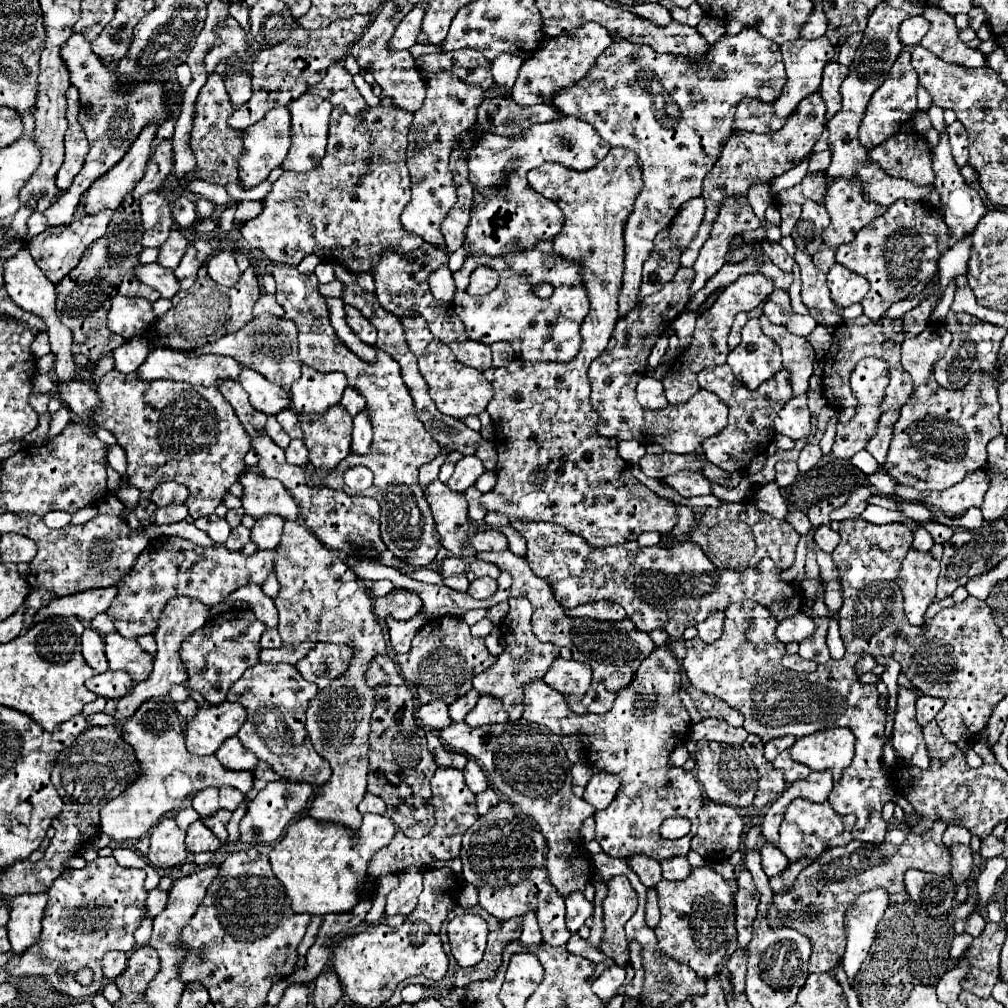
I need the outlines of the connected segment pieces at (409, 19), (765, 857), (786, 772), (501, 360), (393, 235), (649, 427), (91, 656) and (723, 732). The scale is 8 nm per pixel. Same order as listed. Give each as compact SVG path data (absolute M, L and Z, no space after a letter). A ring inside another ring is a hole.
M415 7L411 13L405 15L405 19L397 25L391 41L389 41L389 47L391 49L409 49L417 43L417 33L421 29L421 21L423 21L423 9L421 7Z
M763 843L763 847L759 849L761 853L761 865L767 877L775 877L779 873L785 871L785 867L789 865L789 859L771 843Z
M783 751L783 753L775 759L773 767L783 771L783 779L785 779L789 785L791 785L793 781L807 779L807 777L809 777L809 773L811 773L811 769L807 769L807 765L801 765L801 763L797 763L797 761L793 761L793 759L791 759L789 751Z
M499 341L495 345L491 345L491 353L493 353L493 367L503 367L509 365L515 359L513 347L507 341Z
M397 105L367 107L365 115L349 115L343 107L333 107L329 121L329 143L323 161L309 173L285 171L275 183L273 191L265 197L265 209L259 217L239 227L243 239L261 249L271 261L299 265L307 255L317 255L323 261L341 263L351 271L361 273L373 269L383 249L401 249L403 253L415 251L423 239L409 233L401 225L401 213L411 199L411 177L405 165L407 159L407 133L413 115Z
M679 267L679 271L675 273L675 277L663 285L661 291L645 297L643 301L639 301L637 305L637 313L631 315L631 311L621 317L617 321L617 327L613 331L611 337L611 347L607 347L589 367L589 381L591 381L591 403L593 409L599 413L601 421L599 421L599 433L603 433L603 437L615 437L617 441L629 441L629 439L637 439L643 445L651 445L651 443L659 443L665 447L665 451L669 453L693 453L707 437L713 437L715 433L719 433L725 425L727 425L727 407L709 391L697 391L689 401L685 403L677 403L677 405L667 405L663 409L645 409L637 403L635 399L635 387L639 383L639 379L643 377L643 369L647 369L647 357L651 353L653 347L649 347L649 343L657 337L661 337L661 333L671 327L671 323L675 321L675 317L679 317L679 313L685 311L685 305L689 301L689 287L693 281L695 273L693 269L687 267Z
M85 629L83 637L83 657L85 661L97 671L97 673L103 673L109 669L107 665L107 659L105 659L105 653L103 653L103 637L93 631L93 629Z
M703 719L701 723L693 725L691 729L691 737L695 741L699 739L711 739L711 741L721 741L721 743L743 743L747 739L747 731L745 729L735 729L731 727L727 721L723 719Z

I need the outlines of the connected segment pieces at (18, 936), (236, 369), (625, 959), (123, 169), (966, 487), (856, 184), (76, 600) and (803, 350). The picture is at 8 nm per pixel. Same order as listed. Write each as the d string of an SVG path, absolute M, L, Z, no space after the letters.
M37 893L37 895L21 895L9 901L11 919L7 931L13 953L17 955L23 953L39 939L47 899L49 899L47 893Z
M155 347L149 357L145 359L145 363L137 369L139 377L143 381L155 381L155 379L171 379L171 381L185 381L191 385L203 385L203 387L219 387L221 381L231 379L231 381L239 381L239 373L241 373L243 365L235 363L233 357L223 357L223 355L203 355L203 357L183 357L183 353L175 351L175 349L163 349L163 347Z
M625 875L611 877L607 881L609 893L603 899L603 923L605 935L601 941L601 953L611 957L617 965L629 963L629 949L625 941L625 923L637 911L637 893Z
M149 125L149 129L143 129L139 139L131 145L127 157L115 165L115 169L107 171L103 177L99 177L85 197L85 213L99 213L103 209L115 211L125 195L129 195L135 185L145 175L145 165L151 157L151 141L155 139L157 125Z
M983 469L967 473L963 481L943 491L917 491L905 485L895 487L895 495L899 499L911 503L923 503L929 507L939 507L941 511L953 517L961 517L969 507L981 507L985 491L987 491L987 475L983 473Z
M831 179L829 185L827 185L827 193L823 197L823 203L827 207L827 213L831 217L831 223L829 227L823 231L823 243L829 245L831 249L837 249L839 245L845 245L845 243L851 243L855 239L855 235L867 225L871 223L875 217L881 217L887 207L885 205L877 205L873 201L867 201L863 199L863 185L861 181L857 179Z
M107 587L107 589L91 589L91 591L83 591L83 593L73 593L67 597L57 597L53 599L49 605L45 605L43 609L39 609L39 613L35 613L35 621L45 621L49 617L77 617L81 621L91 621L95 615L105 613L107 605L111 605L111 601L115 599L115 587Z
M761 315L761 329L767 337L771 337L783 355L783 367L791 371L791 385L793 393L801 395L807 393L809 377L813 373L813 361L815 361L815 351L813 347L805 341L805 337L795 337L787 333L785 327L781 325L769 325L767 319Z

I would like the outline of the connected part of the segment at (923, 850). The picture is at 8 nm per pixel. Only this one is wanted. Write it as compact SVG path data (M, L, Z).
M943 820L933 823L931 829L923 835L911 833L905 823L891 821L887 827L887 837L881 845L867 845L863 841L851 841L845 847L833 847L823 853L815 863L805 867L795 883L773 895L767 909L767 923L775 927L793 927L811 941L813 953L809 959L811 973L827 973L843 957L845 949L845 911L859 897L859 893L883 887L887 889L891 903L909 901L903 875L907 869L947 873L951 871L951 857L941 841L941 835L947 828Z

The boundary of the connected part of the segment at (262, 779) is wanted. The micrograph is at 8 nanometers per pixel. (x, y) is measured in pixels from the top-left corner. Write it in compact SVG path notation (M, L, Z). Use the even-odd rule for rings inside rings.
M259 761L257 767L255 767L255 771L253 771L253 789L245 795L245 803L253 801L255 795L257 795L261 789L267 787L267 783L273 783L273 781L279 781L279 779L281 779L281 777L279 777L265 761Z

